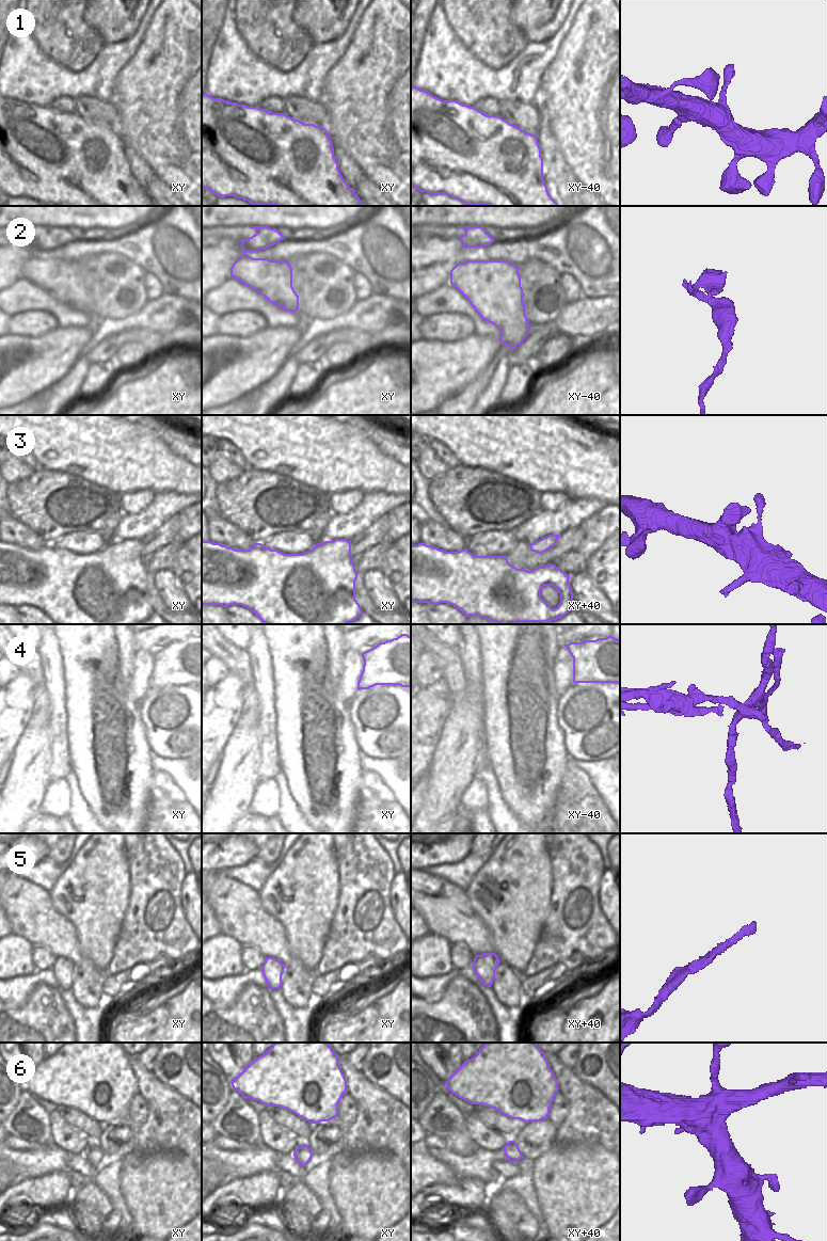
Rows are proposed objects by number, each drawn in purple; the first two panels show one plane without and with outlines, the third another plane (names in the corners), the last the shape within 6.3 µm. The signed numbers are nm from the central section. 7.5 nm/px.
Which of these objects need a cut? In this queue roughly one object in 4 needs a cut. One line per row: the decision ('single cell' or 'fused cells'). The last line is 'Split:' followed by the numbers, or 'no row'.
1: single cell
2: single cell
3: single cell
4: fused cells
5: single cell
6: single cell
Split: 4

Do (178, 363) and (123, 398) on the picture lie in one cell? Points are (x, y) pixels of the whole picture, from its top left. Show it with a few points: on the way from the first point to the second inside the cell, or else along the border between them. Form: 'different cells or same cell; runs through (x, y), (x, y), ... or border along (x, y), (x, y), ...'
same cell; runs through (164, 377), (141, 398), (137, 398)

